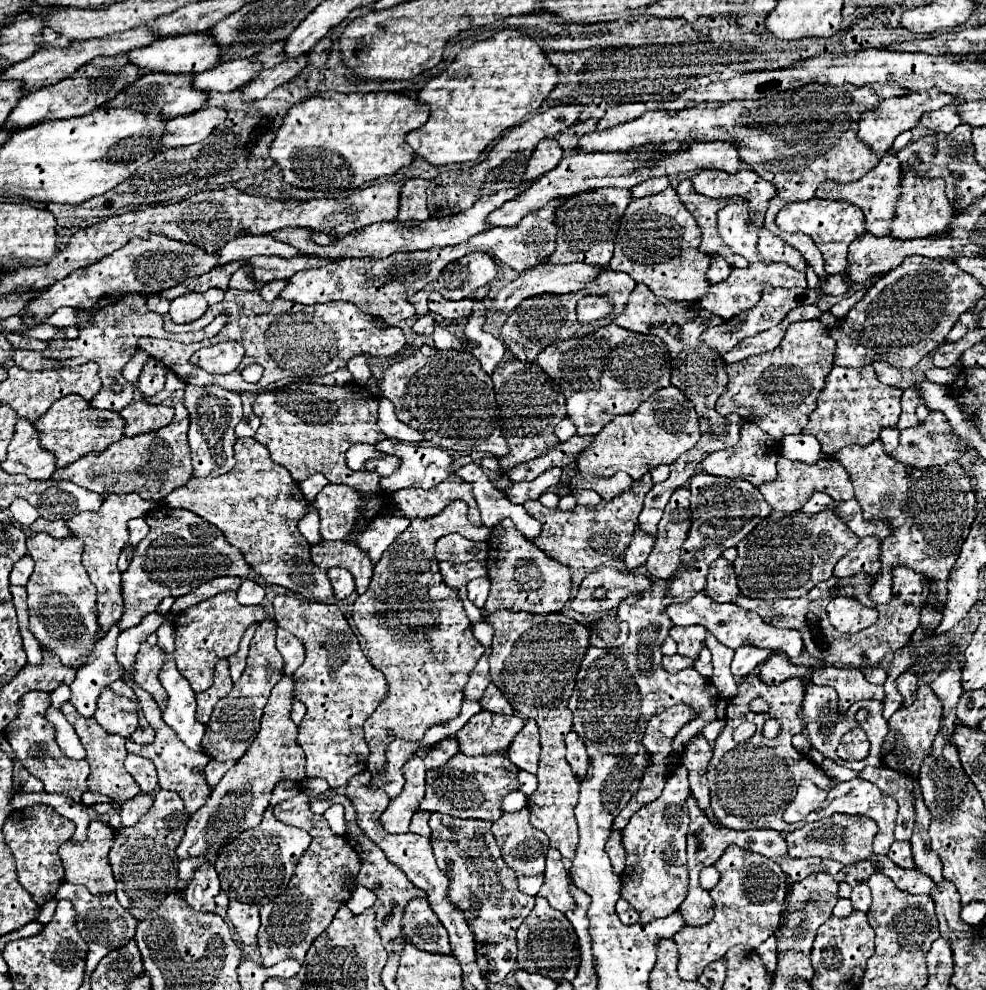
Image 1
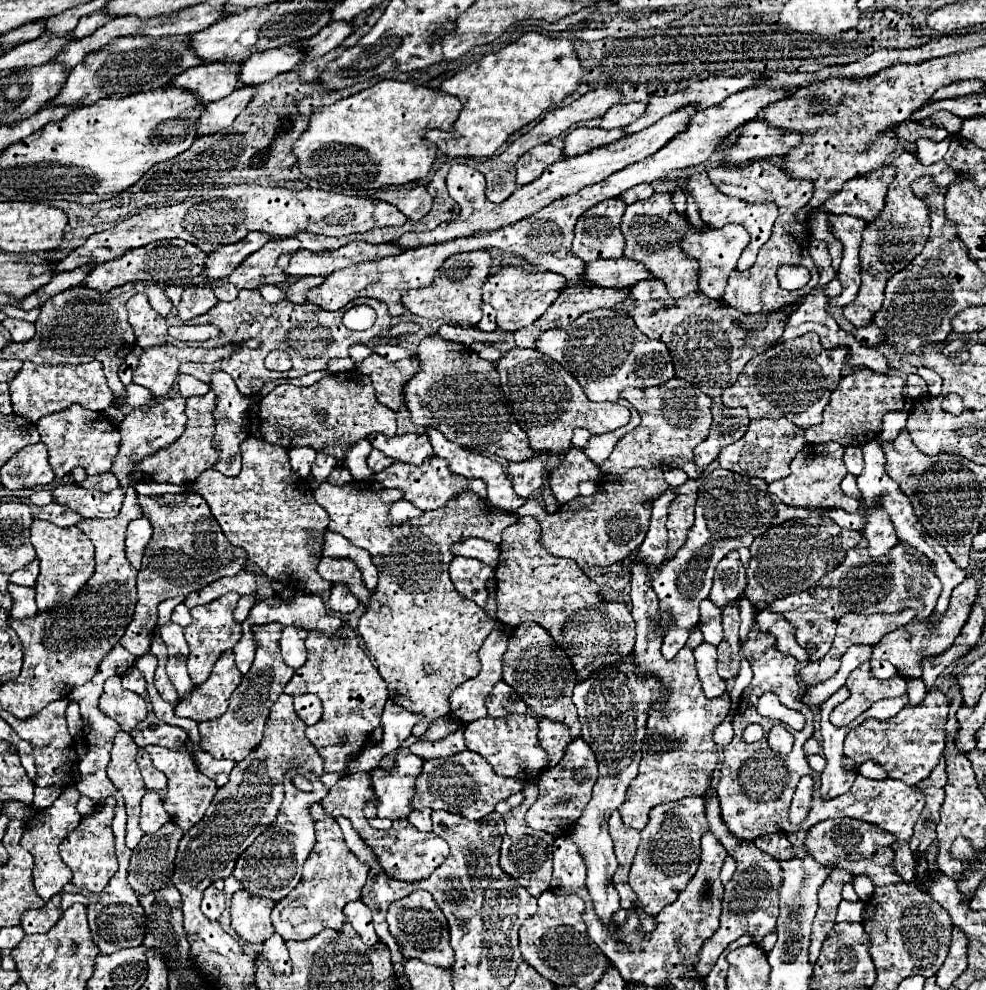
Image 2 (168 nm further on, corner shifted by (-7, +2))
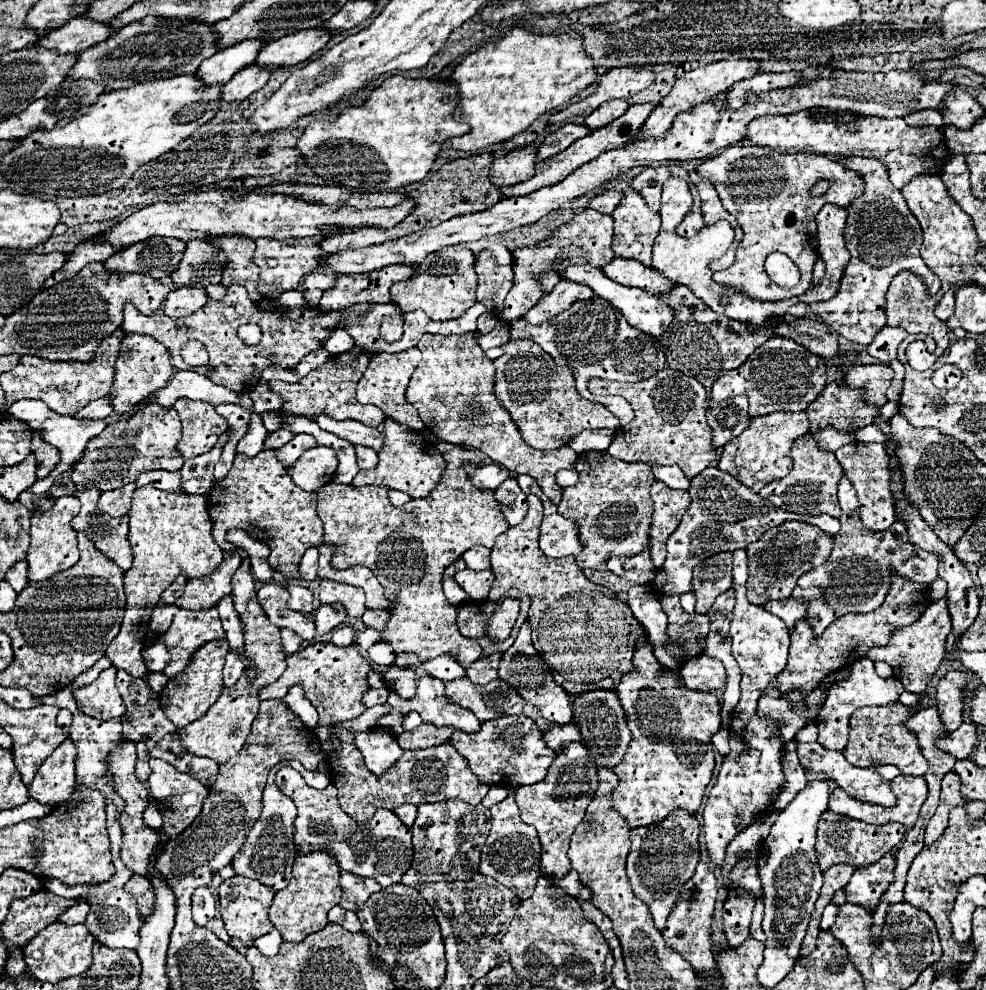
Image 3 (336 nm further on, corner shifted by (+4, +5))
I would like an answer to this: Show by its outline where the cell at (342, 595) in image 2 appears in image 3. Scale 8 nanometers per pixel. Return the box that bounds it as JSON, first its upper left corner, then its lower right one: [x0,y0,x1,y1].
[315,604,347,636]

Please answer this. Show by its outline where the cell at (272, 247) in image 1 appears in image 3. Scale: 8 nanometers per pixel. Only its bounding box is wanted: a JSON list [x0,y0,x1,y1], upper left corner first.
[171,240,225,288]

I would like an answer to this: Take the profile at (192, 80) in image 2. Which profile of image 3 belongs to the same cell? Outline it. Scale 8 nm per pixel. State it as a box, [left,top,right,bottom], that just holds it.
[197,38,263,84]

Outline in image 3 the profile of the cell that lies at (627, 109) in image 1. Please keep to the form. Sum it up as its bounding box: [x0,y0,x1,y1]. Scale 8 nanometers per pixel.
[585,100,629,130]

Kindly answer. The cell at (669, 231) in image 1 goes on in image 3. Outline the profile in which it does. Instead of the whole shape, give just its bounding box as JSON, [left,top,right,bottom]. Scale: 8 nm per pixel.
[611,188,661,266]

